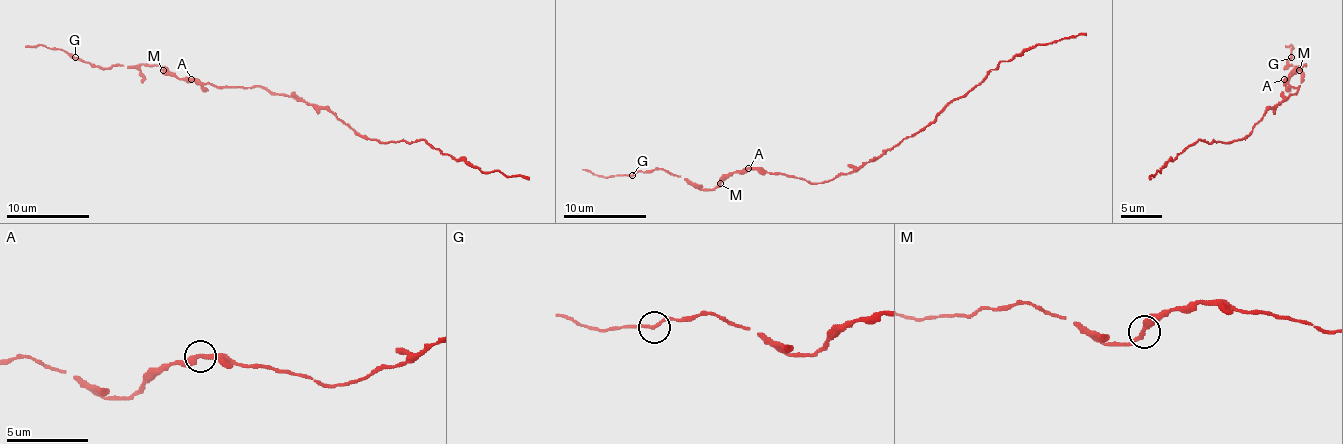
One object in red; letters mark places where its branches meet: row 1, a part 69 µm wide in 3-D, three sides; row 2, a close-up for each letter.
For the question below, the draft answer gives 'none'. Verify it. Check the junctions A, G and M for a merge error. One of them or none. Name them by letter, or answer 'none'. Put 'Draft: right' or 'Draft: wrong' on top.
Draft: wrong
A

